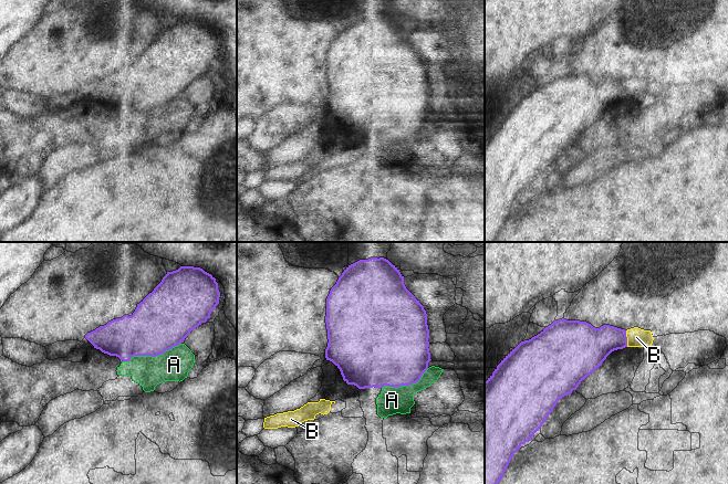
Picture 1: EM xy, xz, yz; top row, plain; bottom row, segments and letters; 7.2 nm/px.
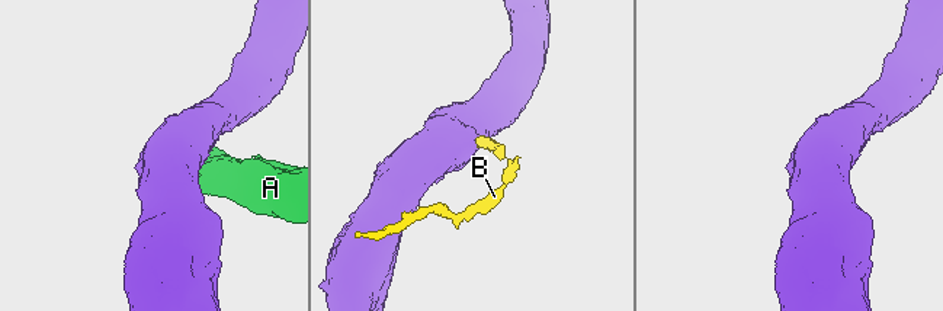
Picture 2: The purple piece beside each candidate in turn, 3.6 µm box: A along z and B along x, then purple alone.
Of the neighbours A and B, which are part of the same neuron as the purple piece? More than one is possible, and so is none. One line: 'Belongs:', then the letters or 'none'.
Belongs: none

